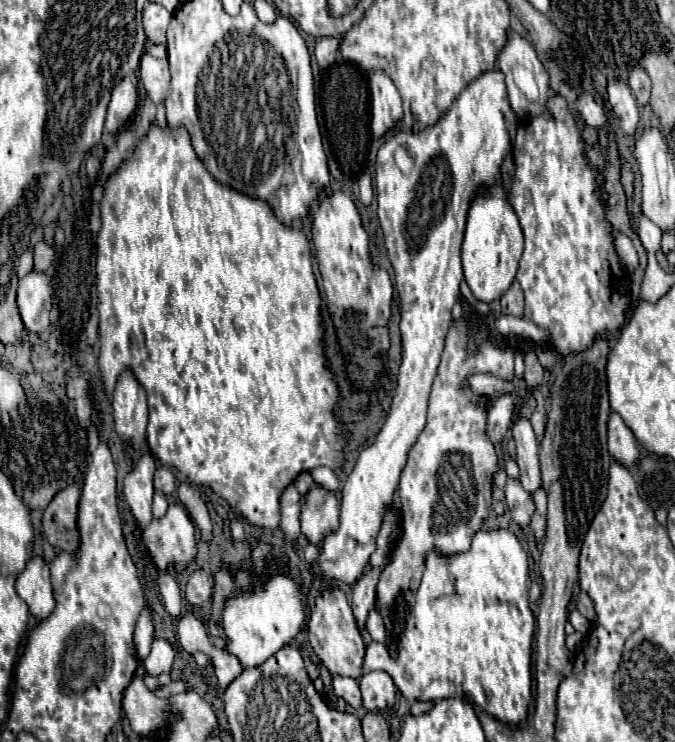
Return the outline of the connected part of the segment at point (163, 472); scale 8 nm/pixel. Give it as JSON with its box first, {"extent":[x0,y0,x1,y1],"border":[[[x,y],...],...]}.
{"extent":[155,467,175,493],"border":[[[159,467],[155,471],[155,491],[161,491],[161,493],[173,493],[175,491],[175,477],[169,469]]]}

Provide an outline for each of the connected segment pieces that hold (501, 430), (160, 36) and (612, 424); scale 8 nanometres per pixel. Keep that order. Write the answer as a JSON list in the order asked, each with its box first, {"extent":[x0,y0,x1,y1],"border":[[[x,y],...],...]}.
[{"extent":[487,397,515,445],"border":[[[499,397],[491,403],[489,413],[487,413],[487,437],[493,441],[493,445],[501,443],[505,433],[511,427],[513,413],[515,413],[515,397]]]},{"extent":[143,3,171,43],"border":[[[147,3],[143,9],[143,25],[145,35],[151,43],[165,43],[165,31],[171,21],[171,13],[157,3]]]},{"extent":[609,413,639,467],"border":[[[619,413],[609,415],[609,453],[613,459],[623,463],[625,467],[631,467],[639,459],[637,441],[631,433],[631,429],[623,423]]]}]

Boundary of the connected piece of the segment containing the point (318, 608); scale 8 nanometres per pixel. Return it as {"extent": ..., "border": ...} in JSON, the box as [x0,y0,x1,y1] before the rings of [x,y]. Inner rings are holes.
{"extent":[307,589,365,679],"border":[[[325,589],[311,607],[311,615],[307,621],[309,631],[309,645],[313,653],[325,663],[331,675],[343,675],[351,679],[361,679],[361,667],[365,657],[365,643],[357,629],[351,605],[341,589]]]}

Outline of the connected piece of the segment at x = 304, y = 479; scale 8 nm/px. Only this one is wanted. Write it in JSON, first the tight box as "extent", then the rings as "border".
{"extent":[295,473,319,495],"border":[[[301,473],[301,475],[295,479],[295,487],[299,489],[299,493],[301,493],[301,495],[305,495],[305,493],[309,493],[309,489],[319,487],[319,483],[315,483],[315,481],[313,481],[311,473]]]}

